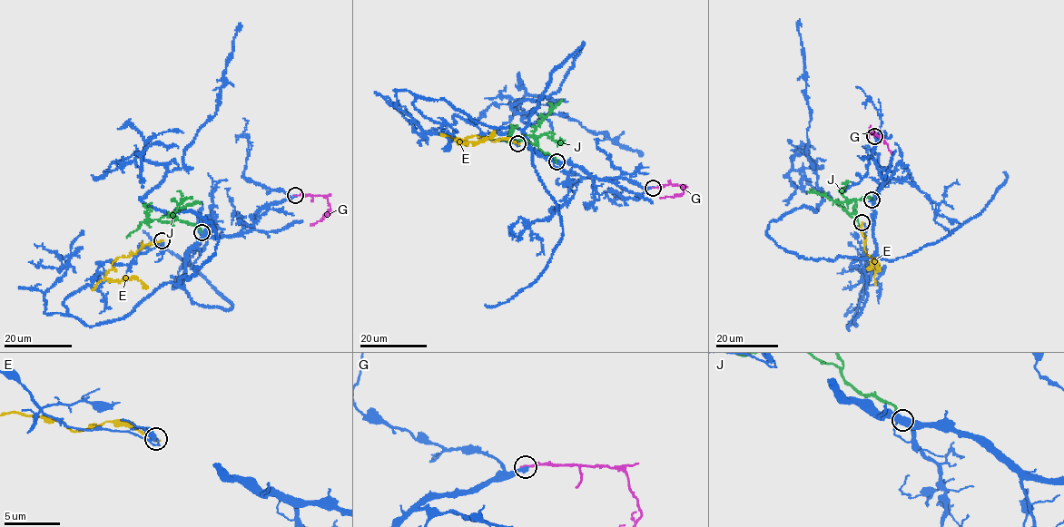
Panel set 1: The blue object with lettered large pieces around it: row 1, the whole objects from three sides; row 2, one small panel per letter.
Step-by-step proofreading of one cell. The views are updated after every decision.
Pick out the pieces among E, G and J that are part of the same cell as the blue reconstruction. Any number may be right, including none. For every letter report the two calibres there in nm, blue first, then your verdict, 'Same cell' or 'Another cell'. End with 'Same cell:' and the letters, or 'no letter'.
E: Thickness 120 nm (blue) against 240 nm. Another cell
G: Thickness 360 nm (blue) against 260 nm. Another cell
J: Thickness 280 nm (blue) against 260 nm. Same cell
Same cell: J

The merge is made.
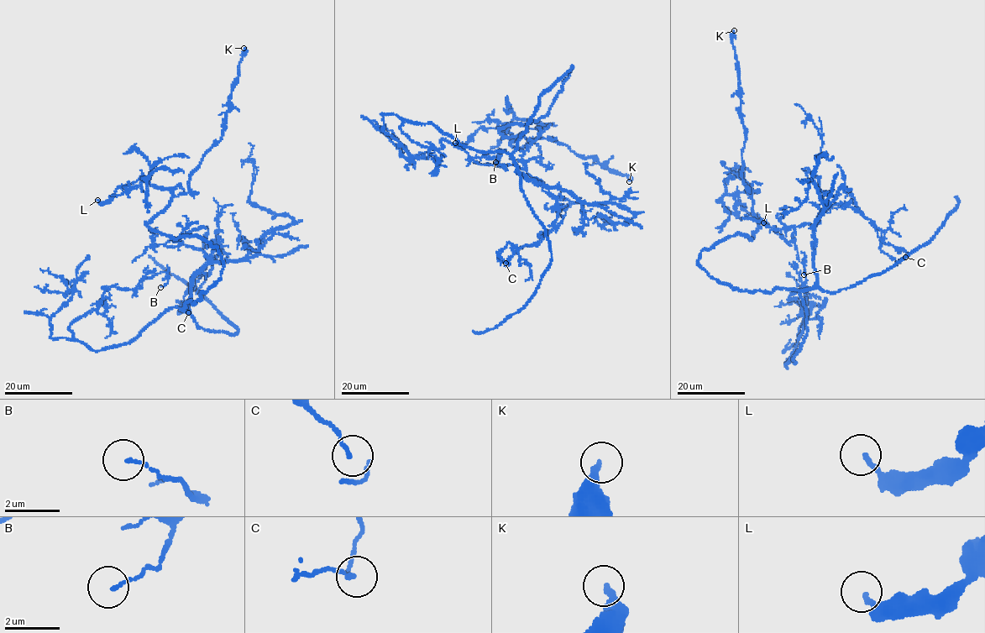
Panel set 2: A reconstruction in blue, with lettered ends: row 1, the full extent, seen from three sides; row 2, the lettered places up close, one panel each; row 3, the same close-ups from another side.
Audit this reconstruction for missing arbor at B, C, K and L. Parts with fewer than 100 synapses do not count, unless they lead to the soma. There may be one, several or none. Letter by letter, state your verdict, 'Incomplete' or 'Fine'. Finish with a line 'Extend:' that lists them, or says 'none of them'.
B: Fine
C: Fine
K: Fine
L: Fine
Extend: none of them

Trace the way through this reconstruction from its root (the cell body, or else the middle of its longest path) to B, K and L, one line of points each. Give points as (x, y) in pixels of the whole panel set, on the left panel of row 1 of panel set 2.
B: (210, 287), (128, 342), (93, 350), (74, 338), (102, 288), (165, 272), (160, 287)
K: (210, 287), (224, 265), (217, 248), (146, 223), (189, 191), (191, 173), (221, 138), (243, 48)
L: (210, 287), (224, 265), (217, 248), (146, 223), (170, 190), (143, 177), (97, 200)

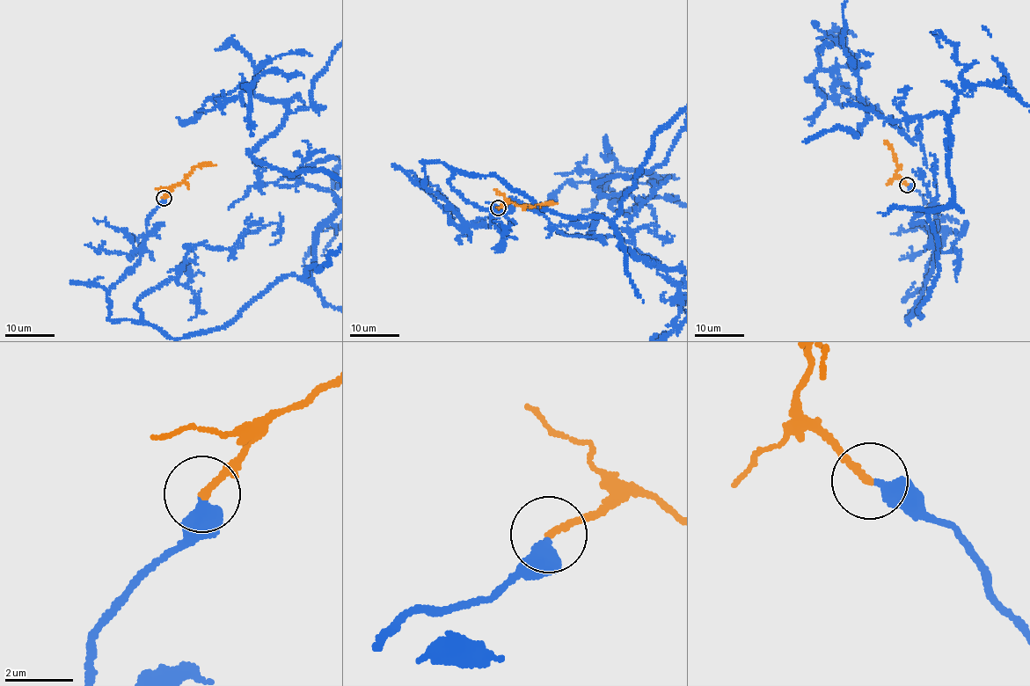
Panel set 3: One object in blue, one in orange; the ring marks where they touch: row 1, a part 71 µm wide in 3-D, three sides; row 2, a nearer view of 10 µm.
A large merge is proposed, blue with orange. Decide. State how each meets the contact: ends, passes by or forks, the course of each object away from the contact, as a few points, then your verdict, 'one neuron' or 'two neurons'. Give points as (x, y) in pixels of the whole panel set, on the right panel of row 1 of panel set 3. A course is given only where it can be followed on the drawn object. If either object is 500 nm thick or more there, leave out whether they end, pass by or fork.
blue ends; orange ends; course orange (906, 185), (897, 175), (894, 153), (887, 141); one neuron

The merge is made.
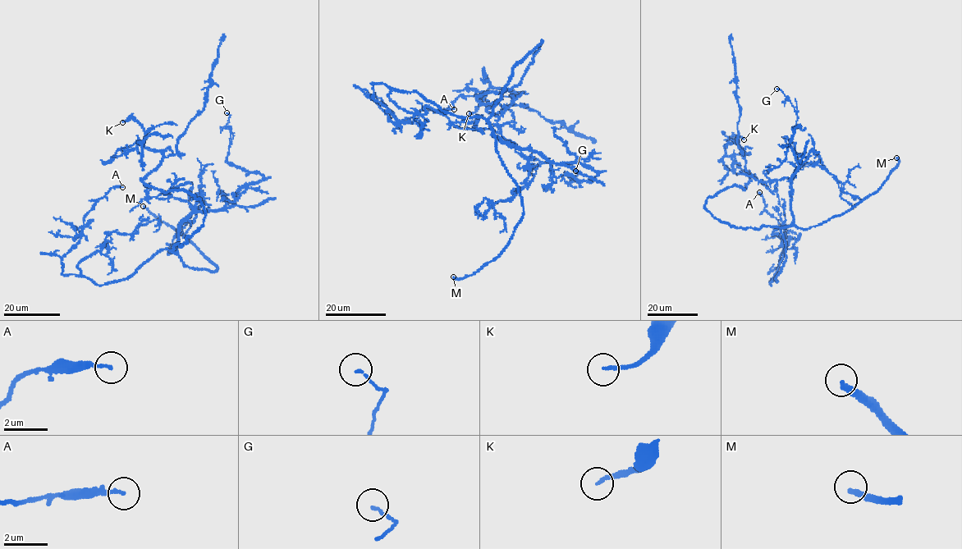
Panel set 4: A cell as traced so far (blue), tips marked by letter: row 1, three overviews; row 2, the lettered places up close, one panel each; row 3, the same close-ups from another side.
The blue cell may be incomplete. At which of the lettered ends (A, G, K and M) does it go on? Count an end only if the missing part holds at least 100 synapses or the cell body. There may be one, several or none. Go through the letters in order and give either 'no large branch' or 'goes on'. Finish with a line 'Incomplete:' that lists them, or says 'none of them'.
A: no large branch
G: no large branch
K: no large branch
M: goes on
Incomplete: M

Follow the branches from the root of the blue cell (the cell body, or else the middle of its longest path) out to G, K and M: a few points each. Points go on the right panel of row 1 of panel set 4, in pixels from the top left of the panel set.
G: (728, 223), (781, 228), (793, 221), (790, 180), (799, 166), (790, 144), (799, 128), (776, 89)
K: (728, 223), (704, 203), (735, 185), (745, 189), (749, 155), (730, 136), (744, 139)
M: (728, 223), (737, 227), (794, 226), (803, 229), (822, 224), (843, 214), (877, 191), (898, 166), (896, 157)

